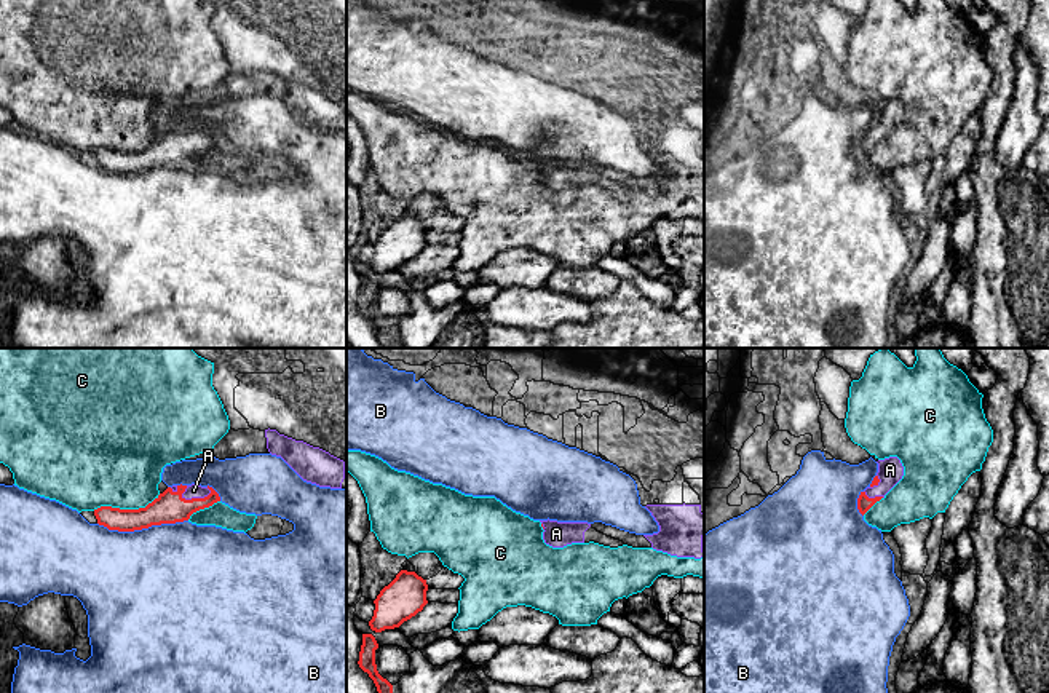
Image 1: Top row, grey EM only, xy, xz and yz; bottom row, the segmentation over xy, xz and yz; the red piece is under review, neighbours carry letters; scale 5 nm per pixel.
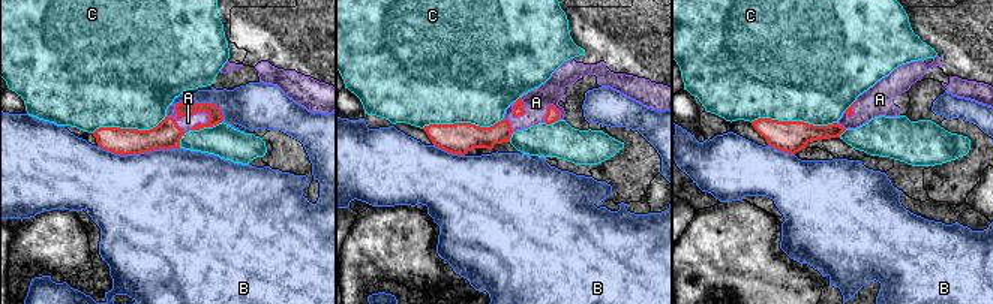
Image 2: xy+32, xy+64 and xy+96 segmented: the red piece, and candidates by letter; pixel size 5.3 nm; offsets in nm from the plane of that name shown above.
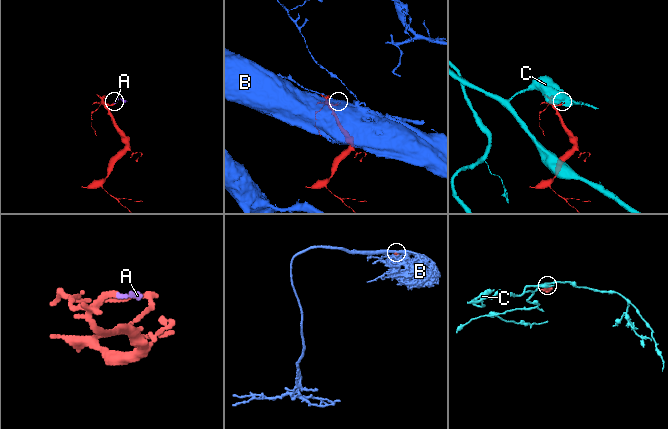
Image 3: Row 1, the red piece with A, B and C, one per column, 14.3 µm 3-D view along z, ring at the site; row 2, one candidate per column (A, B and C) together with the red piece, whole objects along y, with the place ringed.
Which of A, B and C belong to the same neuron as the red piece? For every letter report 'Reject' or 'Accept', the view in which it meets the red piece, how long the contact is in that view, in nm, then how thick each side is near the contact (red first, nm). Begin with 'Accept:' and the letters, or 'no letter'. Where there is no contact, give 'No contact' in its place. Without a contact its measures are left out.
Accept: A
A: Accept. Touches red in xy. Shared border 160 nm. Thickness 160 nm (red) against 70 nm
B: Reject. Touches red in xy. Shared border 460 nm. Thickness 160 nm (red) against 480 nm
C: Reject. Touches red in xy. Shared border 360 nm. Thickness 160 nm (red) against 460 nm

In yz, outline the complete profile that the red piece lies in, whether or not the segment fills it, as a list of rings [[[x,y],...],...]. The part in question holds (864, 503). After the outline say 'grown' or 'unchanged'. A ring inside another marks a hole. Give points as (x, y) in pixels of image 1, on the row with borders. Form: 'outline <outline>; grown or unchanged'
outline [[[897,457],[878,460],[878,473],[872,484],[861,492],[857,498],[857,509],[864,516],[877,501],[902,479],[904,466]]]; grown

